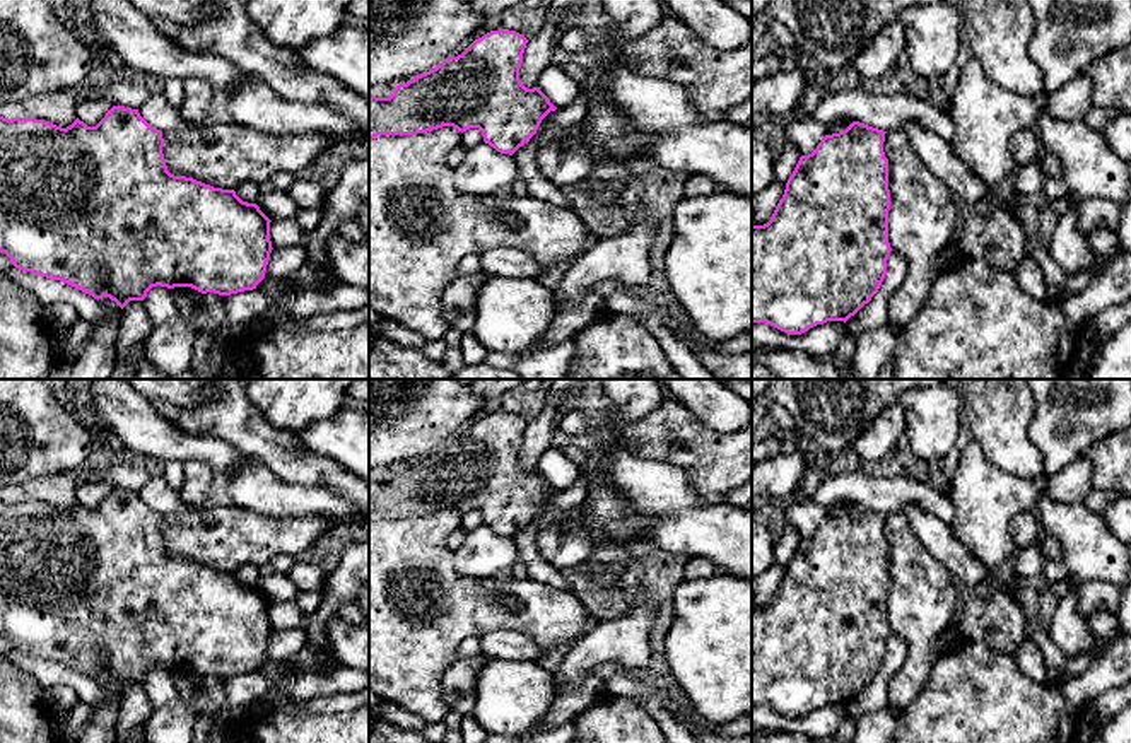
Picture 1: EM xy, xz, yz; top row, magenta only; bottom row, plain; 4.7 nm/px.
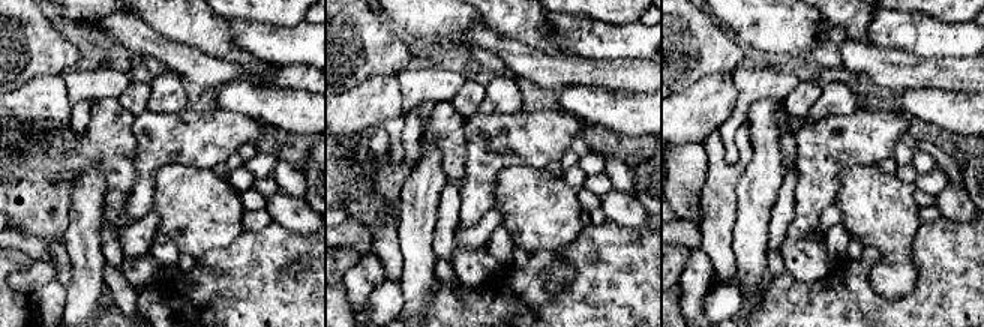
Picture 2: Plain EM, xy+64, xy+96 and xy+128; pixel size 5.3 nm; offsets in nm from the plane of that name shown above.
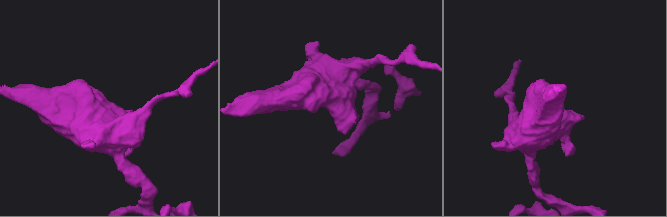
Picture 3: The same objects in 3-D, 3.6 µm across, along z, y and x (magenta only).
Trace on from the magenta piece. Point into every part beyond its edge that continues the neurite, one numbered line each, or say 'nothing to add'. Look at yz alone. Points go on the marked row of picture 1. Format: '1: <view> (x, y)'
nothing to add

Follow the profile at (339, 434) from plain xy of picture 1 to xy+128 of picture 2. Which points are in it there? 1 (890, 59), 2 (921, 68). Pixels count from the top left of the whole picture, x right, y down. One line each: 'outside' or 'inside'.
1: outside
2: outside

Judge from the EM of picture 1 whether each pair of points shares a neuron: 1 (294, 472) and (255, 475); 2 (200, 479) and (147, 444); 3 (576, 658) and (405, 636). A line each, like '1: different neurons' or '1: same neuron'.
1: different neurons
2: different neurons
3: different neurons

